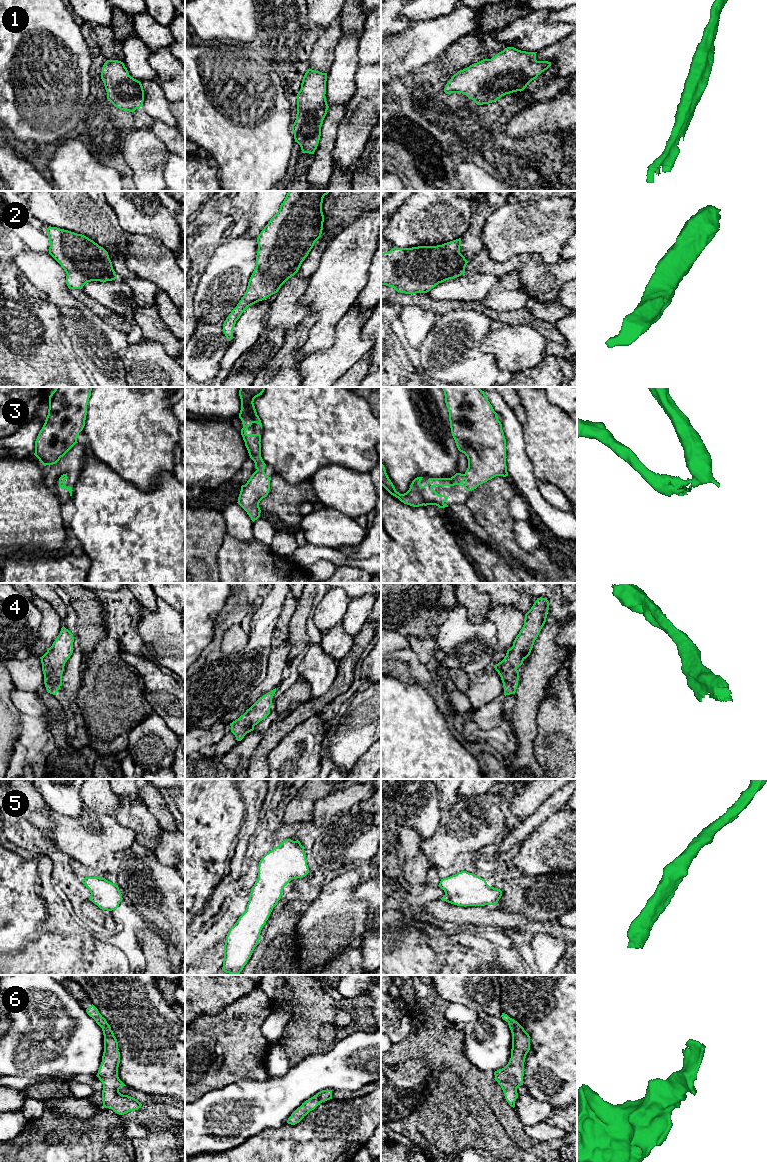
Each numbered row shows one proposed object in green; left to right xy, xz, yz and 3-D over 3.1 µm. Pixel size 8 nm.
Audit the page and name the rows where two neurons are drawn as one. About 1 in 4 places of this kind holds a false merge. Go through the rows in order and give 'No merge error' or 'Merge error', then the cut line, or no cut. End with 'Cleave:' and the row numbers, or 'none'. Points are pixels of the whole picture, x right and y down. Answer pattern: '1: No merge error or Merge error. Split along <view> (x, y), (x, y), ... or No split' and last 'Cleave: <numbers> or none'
1: No merge error. No split
2: No merge error. No split
3: No merge error. No split
4: No merge error. No split
5: No merge error. No split
6: No merge error. No split
Cleave: none

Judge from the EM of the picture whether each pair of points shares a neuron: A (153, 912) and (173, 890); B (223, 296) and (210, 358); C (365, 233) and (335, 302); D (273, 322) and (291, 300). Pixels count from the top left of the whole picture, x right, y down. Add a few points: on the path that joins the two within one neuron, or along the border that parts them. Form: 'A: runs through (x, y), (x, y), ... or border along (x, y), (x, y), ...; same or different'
A: runs through (159, 907), (164, 904), (164, 899), (167, 896); same
B: border along (222, 323), (199, 323), (197, 325); different
C: runs through (357, 250), (345, 263), (335, 285); same
D: runs through (277, 317), (287, 305); same

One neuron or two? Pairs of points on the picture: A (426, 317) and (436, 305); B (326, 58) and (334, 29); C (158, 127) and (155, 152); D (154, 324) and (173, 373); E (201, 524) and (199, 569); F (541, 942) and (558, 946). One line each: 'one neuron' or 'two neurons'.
A: two neurons
B: one neuron
C: two neurons
D: two neurons
E: one neuron
F: one neuron

